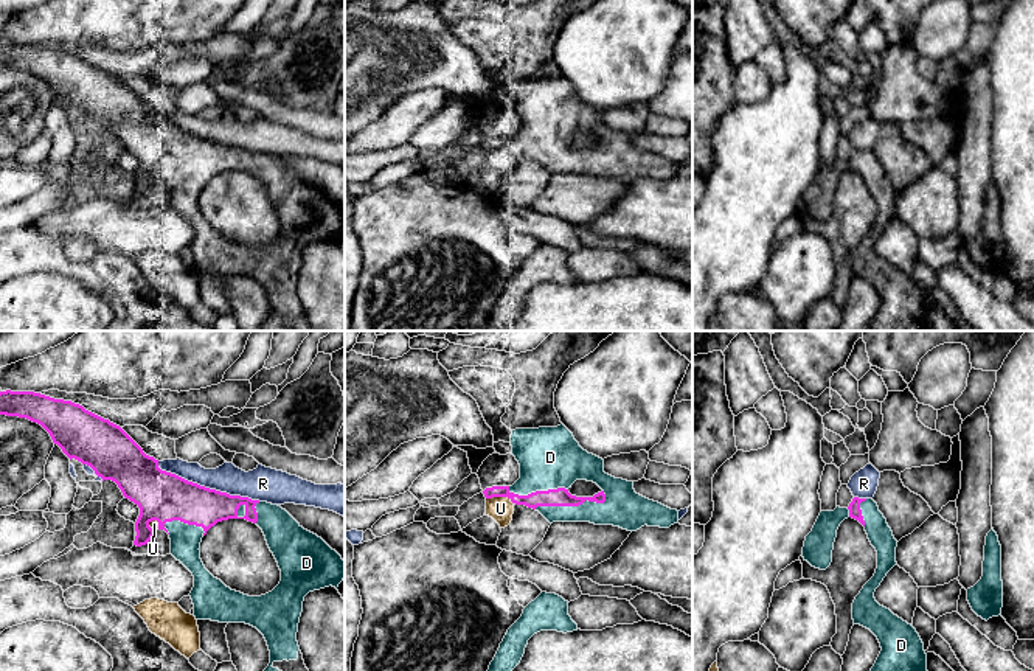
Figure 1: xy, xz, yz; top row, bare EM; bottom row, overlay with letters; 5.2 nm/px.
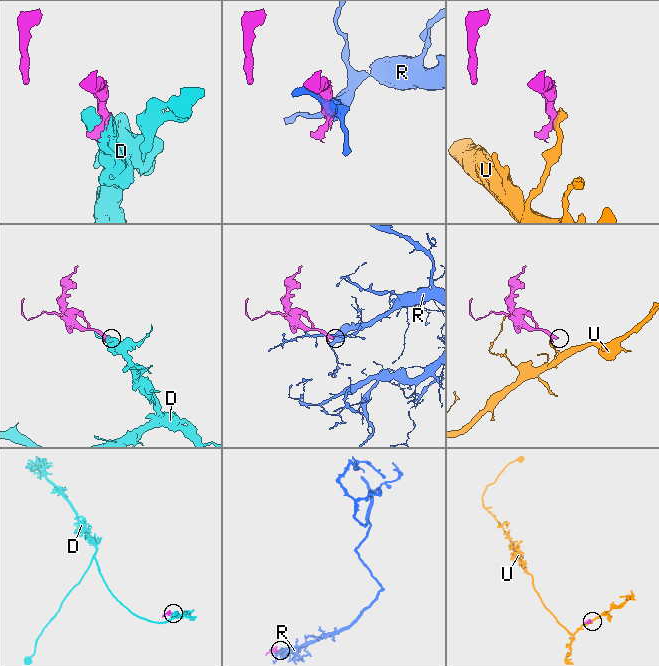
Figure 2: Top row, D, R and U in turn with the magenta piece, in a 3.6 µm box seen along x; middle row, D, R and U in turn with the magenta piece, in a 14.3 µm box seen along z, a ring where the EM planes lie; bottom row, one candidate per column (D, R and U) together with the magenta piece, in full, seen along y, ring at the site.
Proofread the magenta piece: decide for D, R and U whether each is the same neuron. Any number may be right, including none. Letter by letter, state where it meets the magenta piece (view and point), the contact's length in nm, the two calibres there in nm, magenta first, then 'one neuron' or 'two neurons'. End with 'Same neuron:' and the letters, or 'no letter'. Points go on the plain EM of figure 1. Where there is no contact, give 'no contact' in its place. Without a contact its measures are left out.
D: meets magenta in xz at (572, 157); contact 380 nm long; 100 nm thick on the magenta side, 280 nm on the other; one neuron
R: meets magenta in xy at (207, 140); contact 550 nm long; 260 nm thick on the magenta side, 150 nm on the other; two neurons
U: meets magenta in xz at (500, 148); contact 150 nm long; 80 nm thick on the magenta side, 130 nm on the other; two neurons
Same neuron: D

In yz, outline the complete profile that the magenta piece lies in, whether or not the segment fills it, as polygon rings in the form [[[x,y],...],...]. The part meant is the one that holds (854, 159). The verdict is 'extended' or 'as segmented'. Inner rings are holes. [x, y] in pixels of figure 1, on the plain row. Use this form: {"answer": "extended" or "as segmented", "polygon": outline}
{"answer": "extended", "polygon": [[[854,149],[848,160],[837,158],[834,163],[821,163],[812,183],[806,188],[803,210],[812,219],[826,222],[832,214],[837,182],[848,169],[865,179],[877,203],[876,225],[852,255],[854,276],[869,281],[882,300],[868,331],[924,331],[928,326],[927,306],[919,286],[874,250],[876,241],[897,216],[897,193],[877,155],[873,151]]]}

